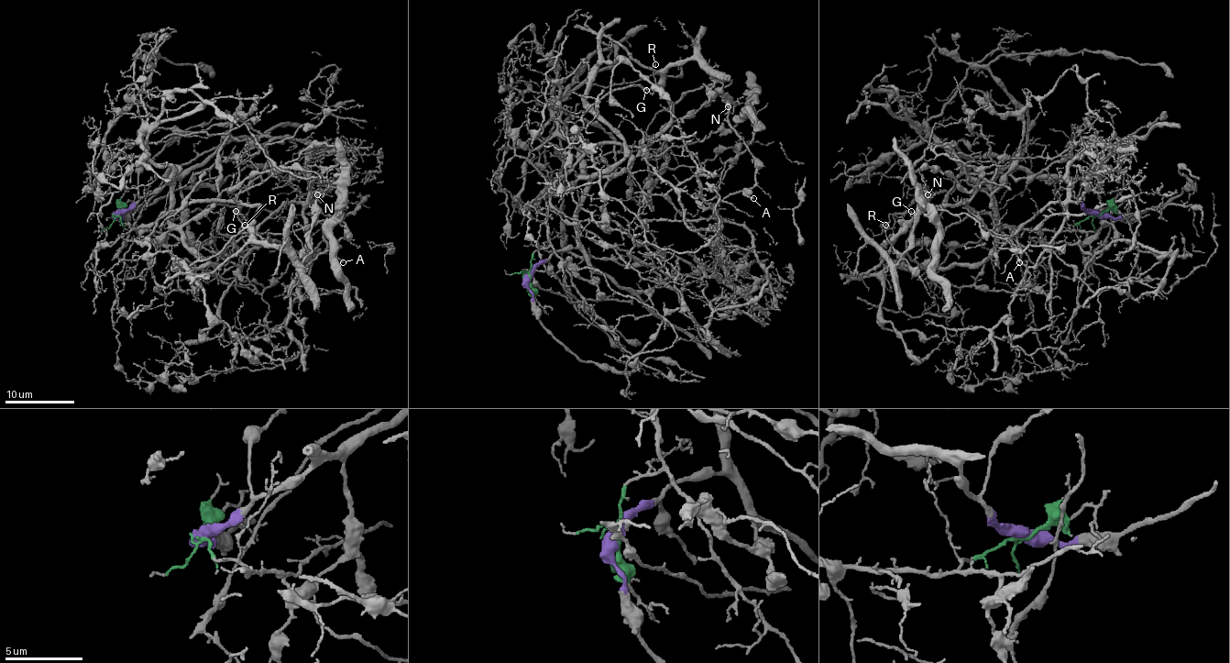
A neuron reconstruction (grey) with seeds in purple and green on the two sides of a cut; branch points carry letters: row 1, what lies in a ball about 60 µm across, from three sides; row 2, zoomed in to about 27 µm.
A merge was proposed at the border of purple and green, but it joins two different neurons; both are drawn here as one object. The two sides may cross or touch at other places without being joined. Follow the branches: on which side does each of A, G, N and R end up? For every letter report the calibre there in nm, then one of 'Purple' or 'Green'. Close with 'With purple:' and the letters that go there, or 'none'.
A: Thickness 160 nm. Green
G: Thickness 110 nm. Green
N: Thickness 120 nm. Green
R: Thickness 110 nm. Green
With purple: none

